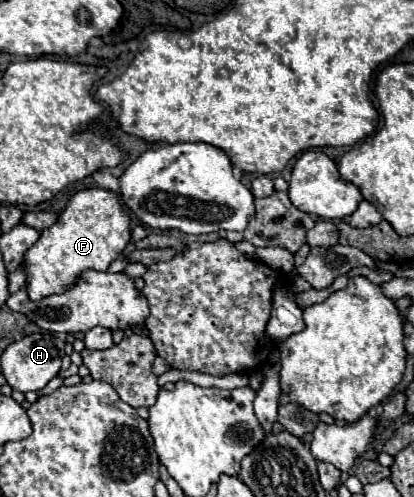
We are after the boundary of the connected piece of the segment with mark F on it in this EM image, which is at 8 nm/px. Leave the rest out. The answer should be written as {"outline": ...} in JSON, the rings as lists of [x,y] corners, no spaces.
{"outline":[[[92,187],[78,191],[66,203],[56,223],[42,229],[38,241],[24,253],[26,291],[32,301],[62,293],[72,287],[86,269],[108,271],[110,263],[122,255],[130,243],[130,217],[122,209],[116,193]]]}

